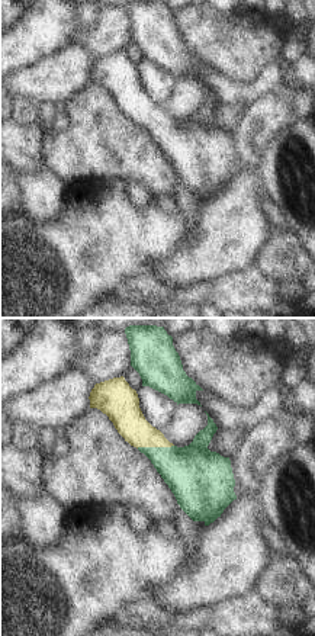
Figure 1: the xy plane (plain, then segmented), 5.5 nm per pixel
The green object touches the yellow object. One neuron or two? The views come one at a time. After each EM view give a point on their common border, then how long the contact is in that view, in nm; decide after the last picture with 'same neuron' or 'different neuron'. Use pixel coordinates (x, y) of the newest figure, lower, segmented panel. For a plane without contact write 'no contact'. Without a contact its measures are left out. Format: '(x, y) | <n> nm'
(154, 447) | 200 nm

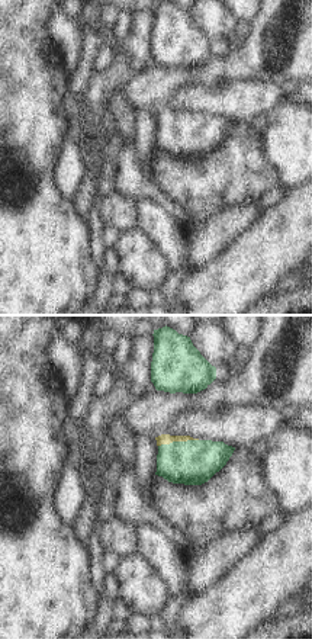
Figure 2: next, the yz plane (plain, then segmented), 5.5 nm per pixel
(177, 442) | 220 nm

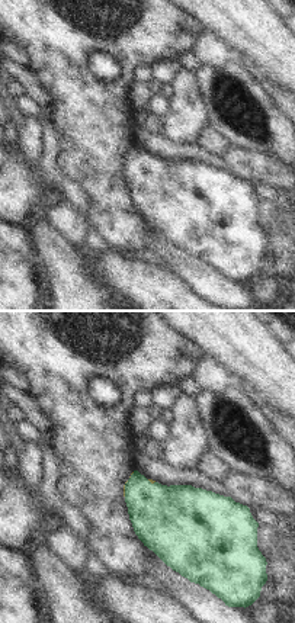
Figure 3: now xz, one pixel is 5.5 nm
(125, 488) | 90 nm

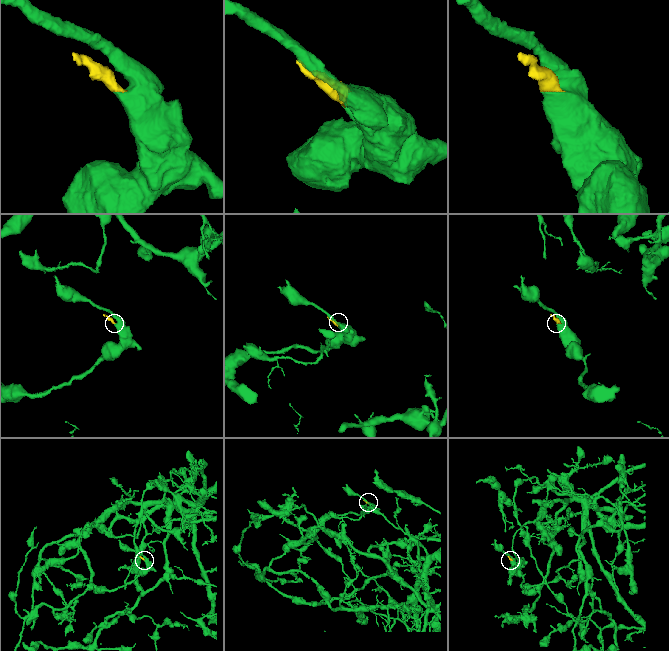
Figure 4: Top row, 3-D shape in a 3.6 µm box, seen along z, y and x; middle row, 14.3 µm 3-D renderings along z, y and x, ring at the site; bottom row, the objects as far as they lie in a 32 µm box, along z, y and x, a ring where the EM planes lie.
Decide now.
same neuron

